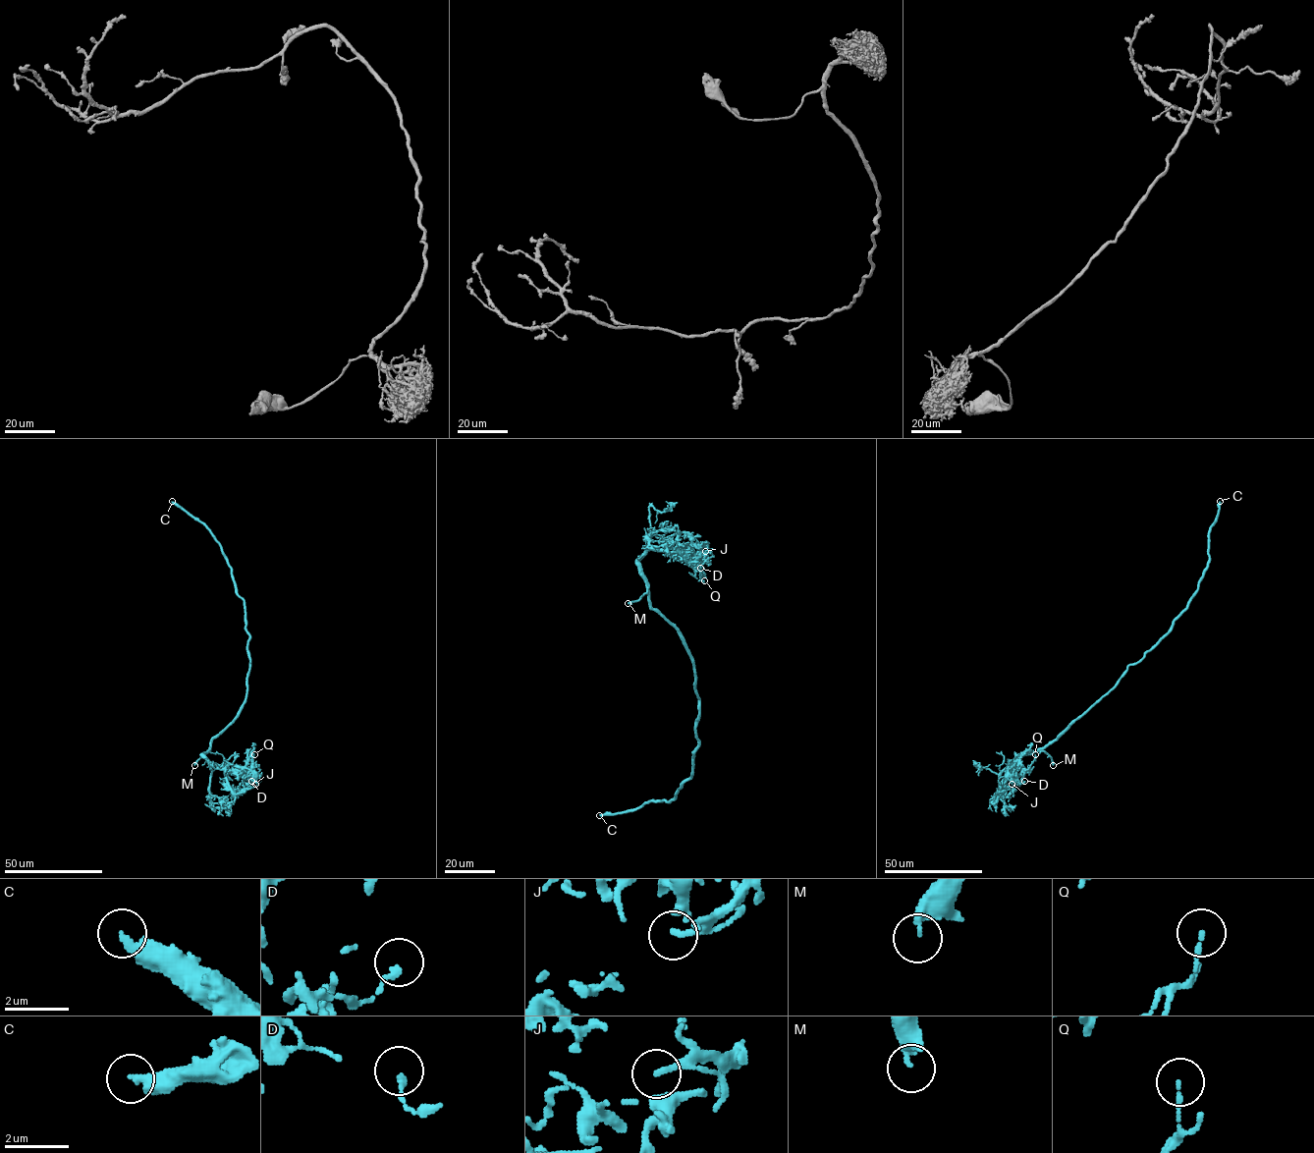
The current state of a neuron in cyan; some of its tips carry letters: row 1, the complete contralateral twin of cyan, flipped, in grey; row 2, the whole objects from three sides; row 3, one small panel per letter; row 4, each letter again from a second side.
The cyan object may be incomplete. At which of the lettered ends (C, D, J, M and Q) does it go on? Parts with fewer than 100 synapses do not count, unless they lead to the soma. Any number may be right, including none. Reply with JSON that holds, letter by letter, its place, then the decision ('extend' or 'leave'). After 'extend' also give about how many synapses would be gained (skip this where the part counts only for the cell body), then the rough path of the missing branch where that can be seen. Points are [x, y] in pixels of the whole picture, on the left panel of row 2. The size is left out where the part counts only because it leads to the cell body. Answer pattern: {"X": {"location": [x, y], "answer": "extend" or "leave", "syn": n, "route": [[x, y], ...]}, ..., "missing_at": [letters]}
{"C": {"location": [172, 501], "answer": "extend", "syn": 700}, "D": {"location": [251, 781], "answer": "leave"}, "J": {"location": [255, 784], "answer": "leave"}, "M": {"location": [194, 765], "answer": "extend", "route": [[194, 765], [137, 803], [109, 811], [86, 826], [77, 839], [75, 851], [90, 862]]}, "Q": {"location": [254, 754], "answer": "leave"}, "missing_at": ["C", "M"]}

